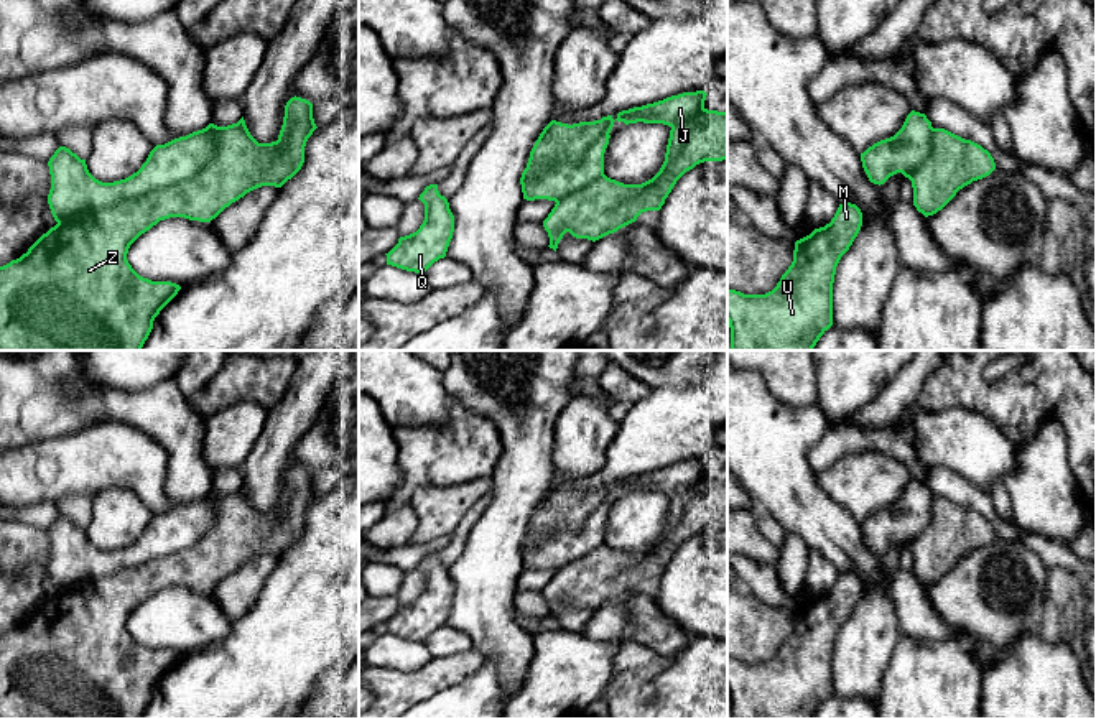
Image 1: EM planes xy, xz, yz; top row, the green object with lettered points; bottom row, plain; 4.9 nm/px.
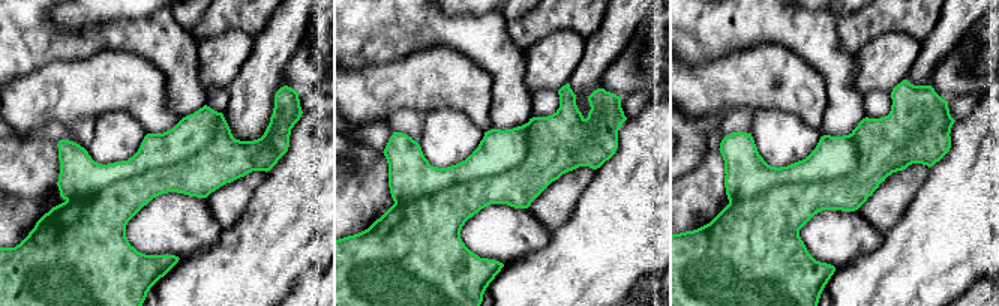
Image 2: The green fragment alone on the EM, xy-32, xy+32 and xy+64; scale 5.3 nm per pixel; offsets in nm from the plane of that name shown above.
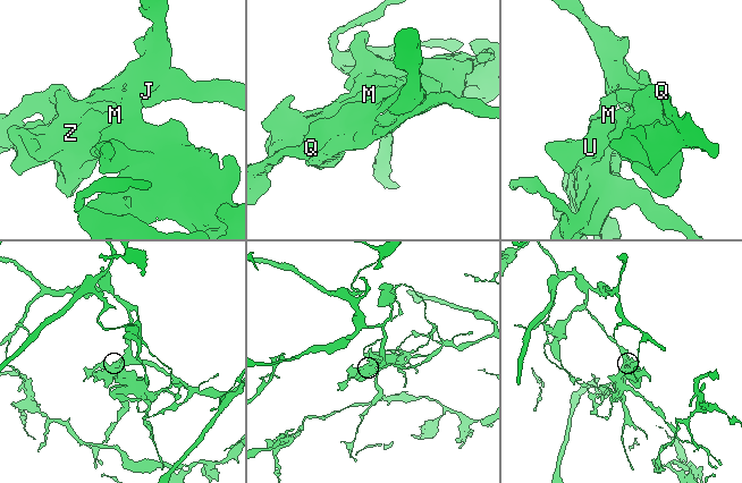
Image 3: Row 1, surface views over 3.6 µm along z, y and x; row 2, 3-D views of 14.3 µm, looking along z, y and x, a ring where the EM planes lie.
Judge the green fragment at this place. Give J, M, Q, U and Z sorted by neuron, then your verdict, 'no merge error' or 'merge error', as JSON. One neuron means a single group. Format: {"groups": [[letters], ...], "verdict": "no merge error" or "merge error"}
{"groups": [["J", "M", "Q", "U"], ["Z"]], "verdict": "merge error"}

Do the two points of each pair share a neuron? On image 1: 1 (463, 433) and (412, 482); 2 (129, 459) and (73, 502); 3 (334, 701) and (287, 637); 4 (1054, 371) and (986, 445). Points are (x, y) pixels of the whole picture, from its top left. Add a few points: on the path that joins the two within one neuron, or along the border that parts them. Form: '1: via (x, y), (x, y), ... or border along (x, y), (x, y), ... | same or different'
1: via (450, 446), (425, 469) | same
2: border along (89, 496), (66, 494), (55, 500) | different
3: border along (341, 663), (326, 668), (303, 701) | different
4: border along (966, 408), (986, 415), (1016, 443) | different

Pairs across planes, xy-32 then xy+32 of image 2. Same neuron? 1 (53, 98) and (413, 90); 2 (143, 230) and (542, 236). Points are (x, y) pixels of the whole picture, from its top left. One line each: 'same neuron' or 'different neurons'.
1: same neuron
2: same neuron

